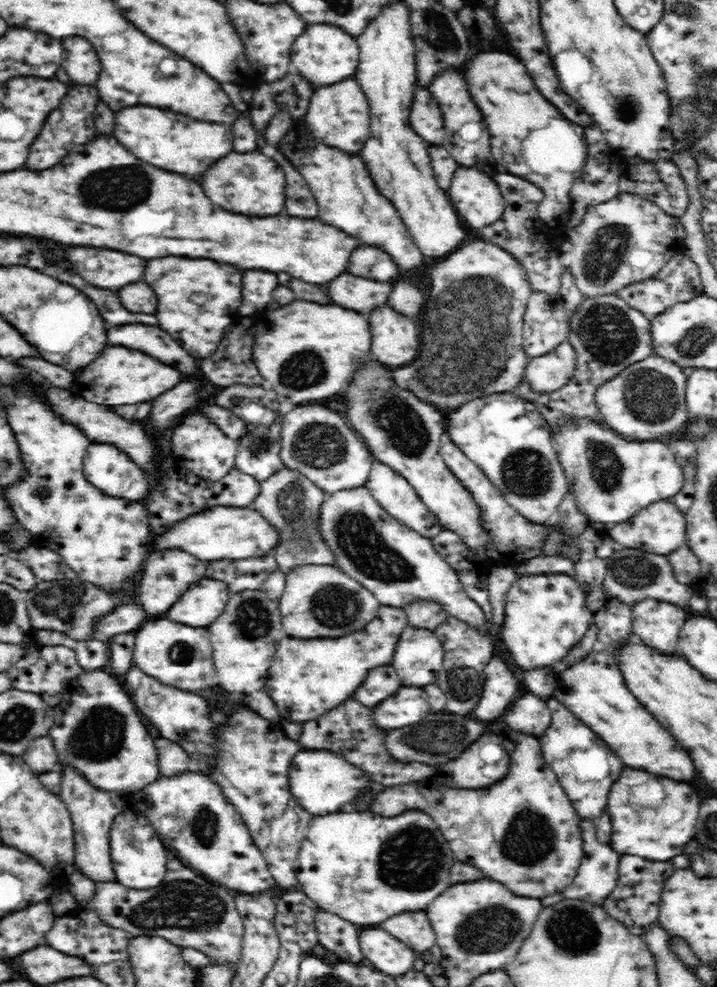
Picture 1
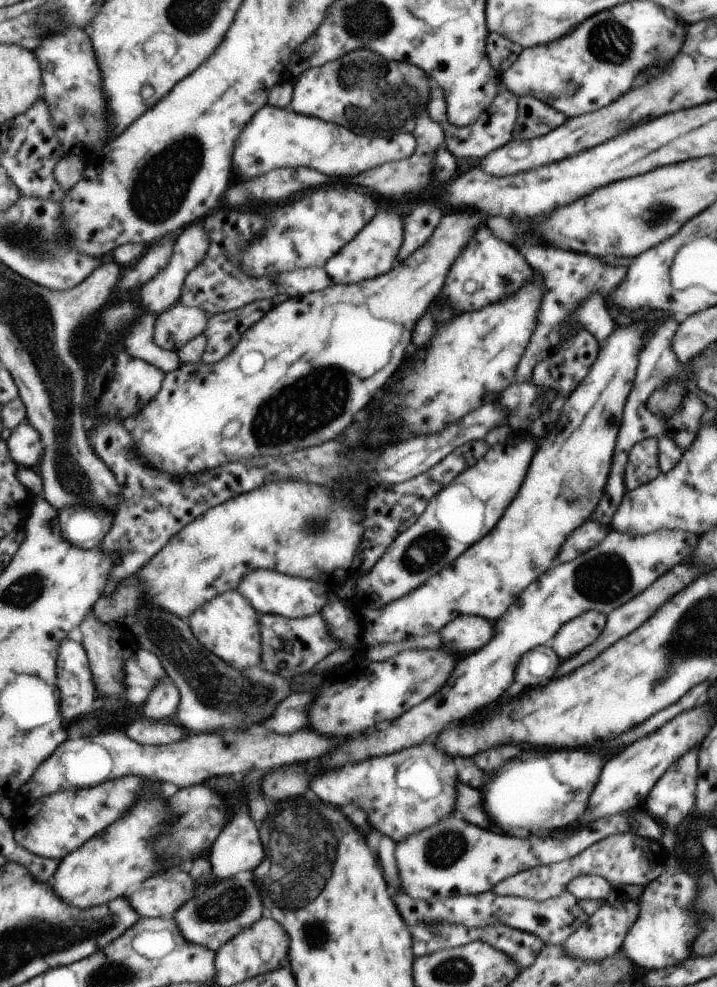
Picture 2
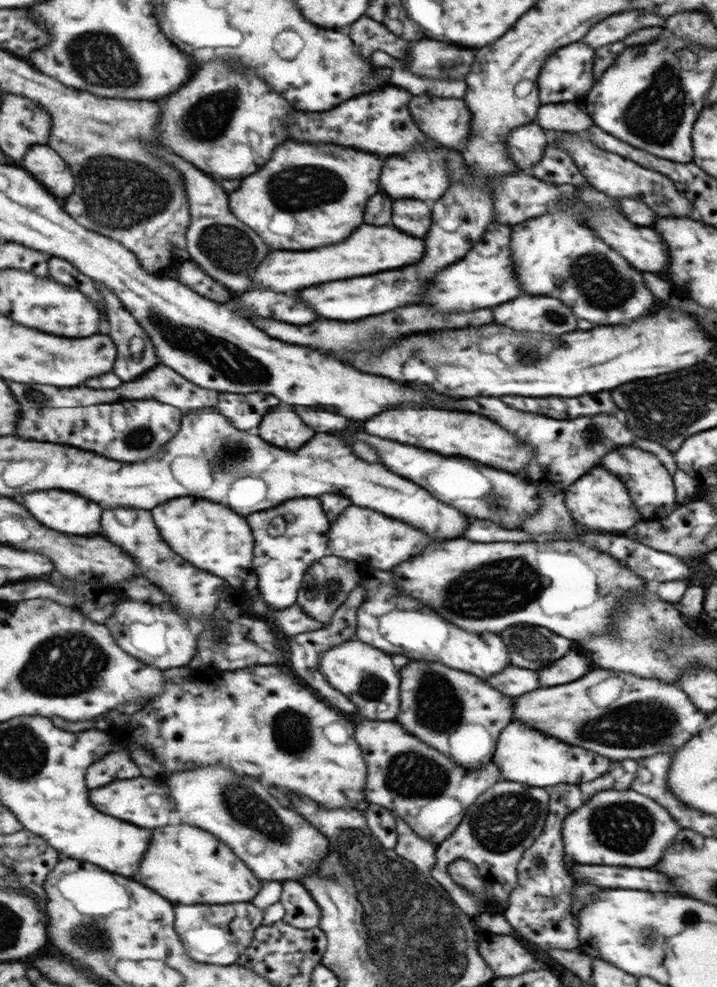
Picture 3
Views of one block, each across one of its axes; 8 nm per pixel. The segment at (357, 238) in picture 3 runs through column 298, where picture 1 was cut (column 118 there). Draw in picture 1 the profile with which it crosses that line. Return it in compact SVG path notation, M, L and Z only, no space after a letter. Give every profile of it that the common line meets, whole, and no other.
M68 248L68 252L74 268L98 288L122 288L144 276L146 260L130 254L100 248Z

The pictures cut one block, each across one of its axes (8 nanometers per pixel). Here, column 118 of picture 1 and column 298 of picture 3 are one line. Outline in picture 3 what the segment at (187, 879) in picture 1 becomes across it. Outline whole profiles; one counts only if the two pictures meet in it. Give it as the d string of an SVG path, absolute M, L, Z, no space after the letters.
M296 880L283 883L280 903L285 907L285 923L309 931L319 927L323 911L305 884Z

